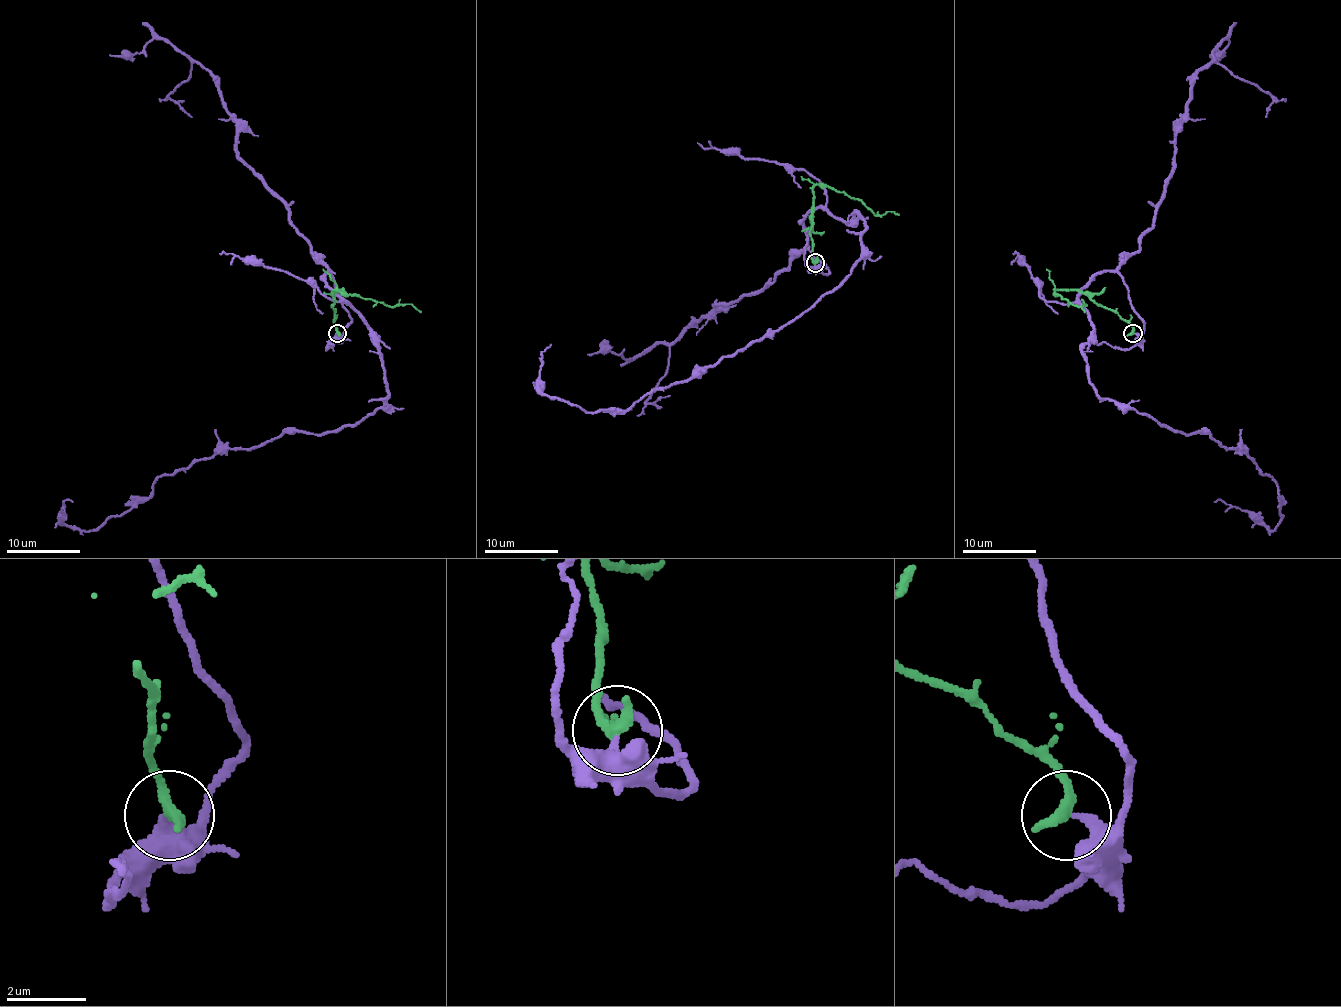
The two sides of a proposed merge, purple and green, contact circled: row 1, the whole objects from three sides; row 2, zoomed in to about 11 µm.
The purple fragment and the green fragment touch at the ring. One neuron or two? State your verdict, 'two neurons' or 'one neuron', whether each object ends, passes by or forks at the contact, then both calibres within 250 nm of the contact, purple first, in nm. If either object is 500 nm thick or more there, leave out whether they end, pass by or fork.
two neurons; purple ends; green ends; calibres 360 and 340 nm

